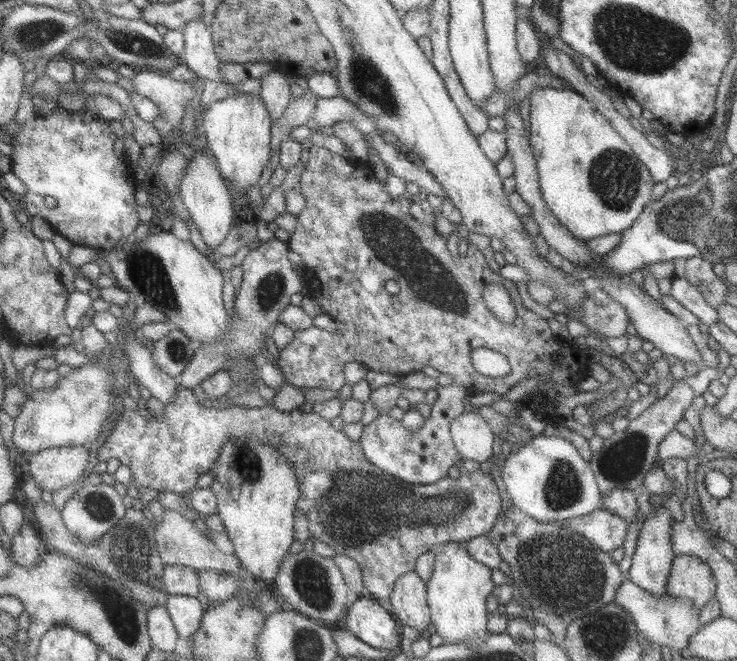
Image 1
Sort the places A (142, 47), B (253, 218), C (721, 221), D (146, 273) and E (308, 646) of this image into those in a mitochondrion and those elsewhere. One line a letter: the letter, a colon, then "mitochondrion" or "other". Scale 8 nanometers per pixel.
A: mitochondrion
B: other
C: mitochondrion
D: mitochondrion
E: mitochondrion

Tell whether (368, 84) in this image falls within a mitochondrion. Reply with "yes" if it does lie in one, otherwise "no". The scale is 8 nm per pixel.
yes

